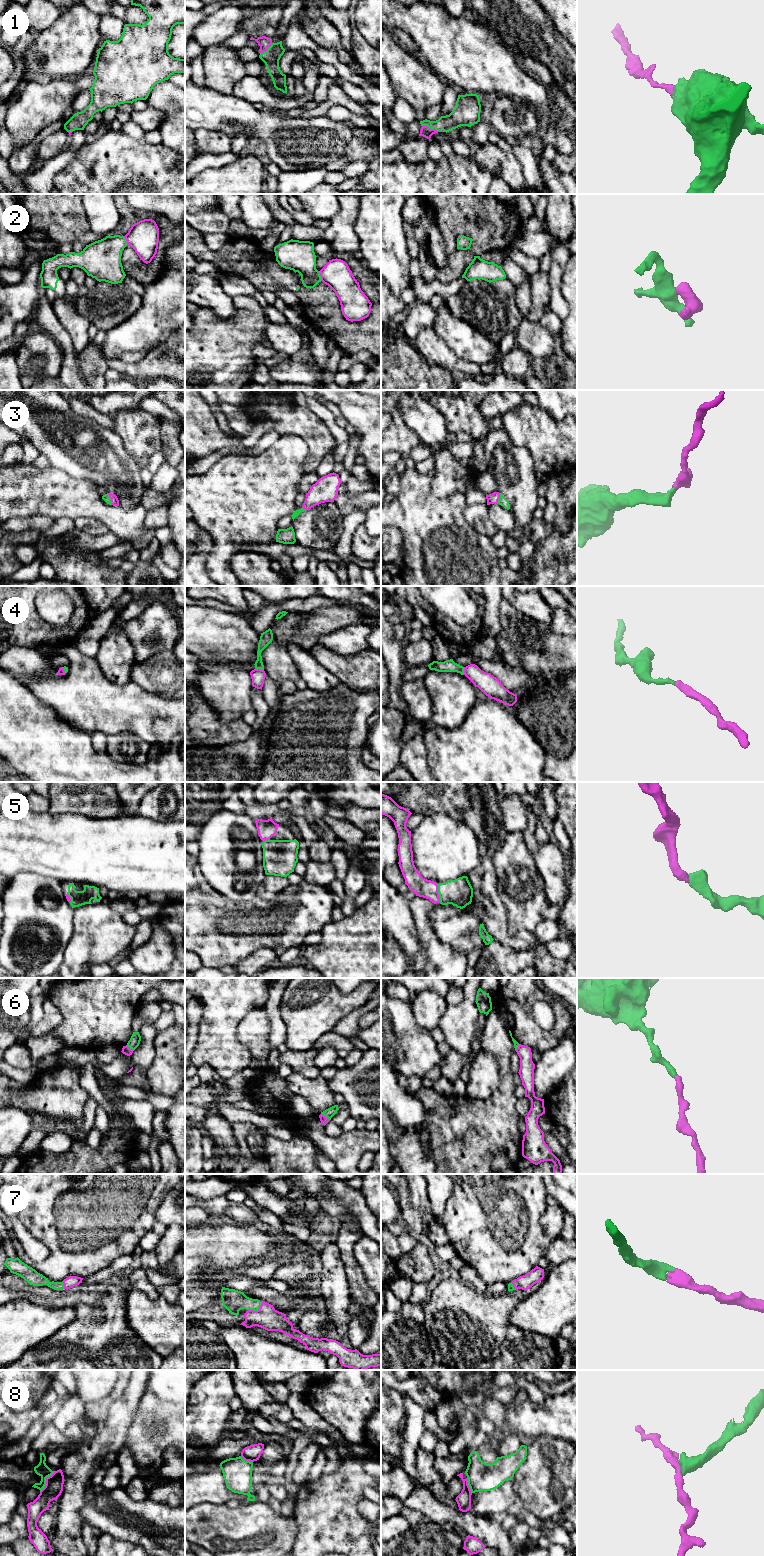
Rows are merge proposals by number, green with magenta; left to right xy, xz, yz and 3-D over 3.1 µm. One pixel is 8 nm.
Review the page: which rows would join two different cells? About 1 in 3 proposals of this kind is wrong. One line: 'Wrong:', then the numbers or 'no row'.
Wrong: 8

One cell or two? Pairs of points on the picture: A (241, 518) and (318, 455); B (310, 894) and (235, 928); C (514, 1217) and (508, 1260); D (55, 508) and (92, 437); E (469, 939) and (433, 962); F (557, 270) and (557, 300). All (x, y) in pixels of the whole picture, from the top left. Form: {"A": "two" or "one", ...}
{"A": "two", "B": "one", "C": "one", "D": "two", "E": "two", "F": "one"}

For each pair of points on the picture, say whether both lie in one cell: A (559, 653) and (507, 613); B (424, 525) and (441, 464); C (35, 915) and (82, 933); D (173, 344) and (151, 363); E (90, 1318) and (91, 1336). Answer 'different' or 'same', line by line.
A: same
B: different
C: different
D: same
E: same

